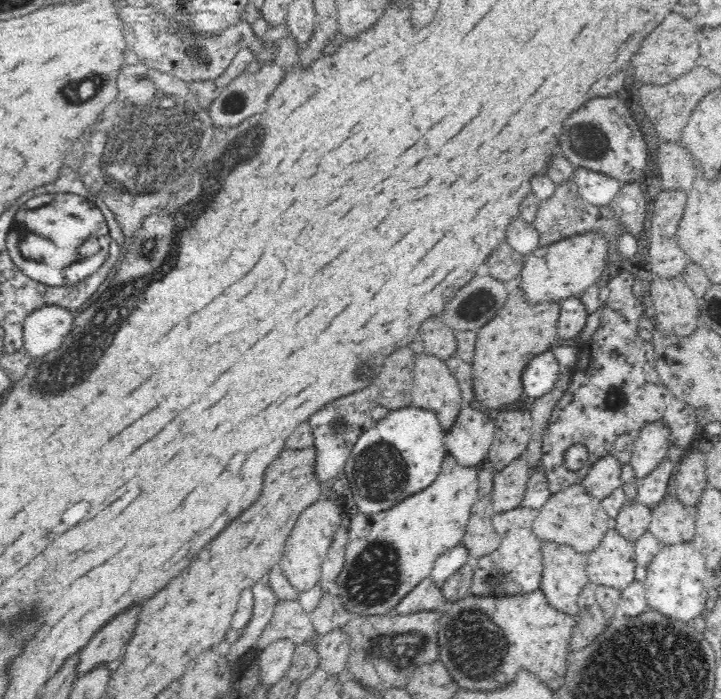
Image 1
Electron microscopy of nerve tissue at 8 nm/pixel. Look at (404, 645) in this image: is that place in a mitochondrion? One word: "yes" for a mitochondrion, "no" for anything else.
yes

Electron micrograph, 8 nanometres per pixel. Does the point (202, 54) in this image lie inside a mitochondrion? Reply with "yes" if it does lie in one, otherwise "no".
yes

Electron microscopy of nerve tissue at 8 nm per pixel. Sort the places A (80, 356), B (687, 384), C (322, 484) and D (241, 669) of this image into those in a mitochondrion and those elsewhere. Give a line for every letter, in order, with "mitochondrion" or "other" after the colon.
A: mitochondrion
B: other
C: other
D: other

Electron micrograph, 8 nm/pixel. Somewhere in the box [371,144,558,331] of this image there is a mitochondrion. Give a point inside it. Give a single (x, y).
(478, 305)

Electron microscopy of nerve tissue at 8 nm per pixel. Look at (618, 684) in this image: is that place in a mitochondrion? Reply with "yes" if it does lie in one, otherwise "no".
yes

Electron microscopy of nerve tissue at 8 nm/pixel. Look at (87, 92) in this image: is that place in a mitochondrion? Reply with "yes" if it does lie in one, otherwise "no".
yes

